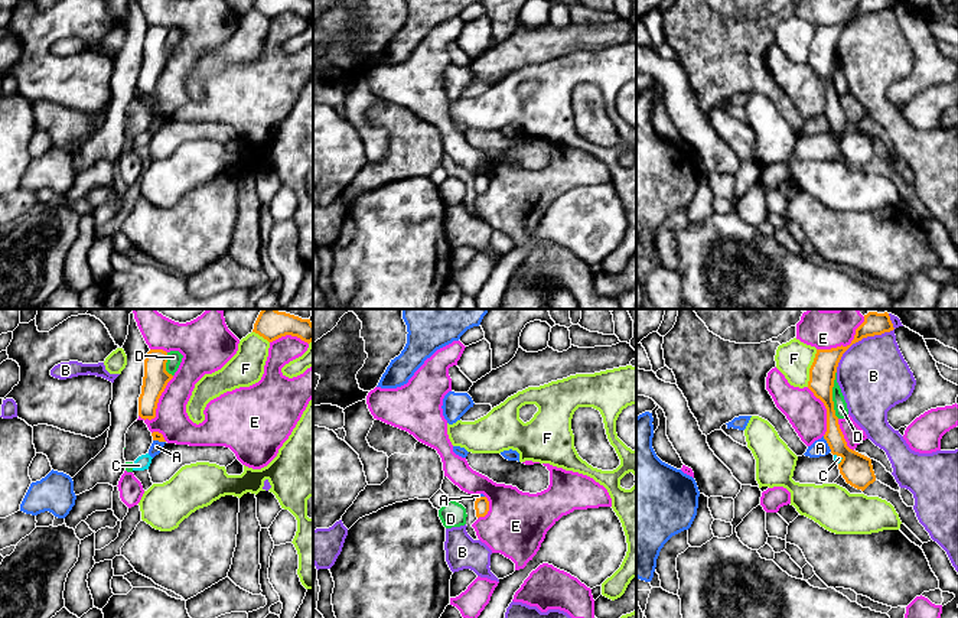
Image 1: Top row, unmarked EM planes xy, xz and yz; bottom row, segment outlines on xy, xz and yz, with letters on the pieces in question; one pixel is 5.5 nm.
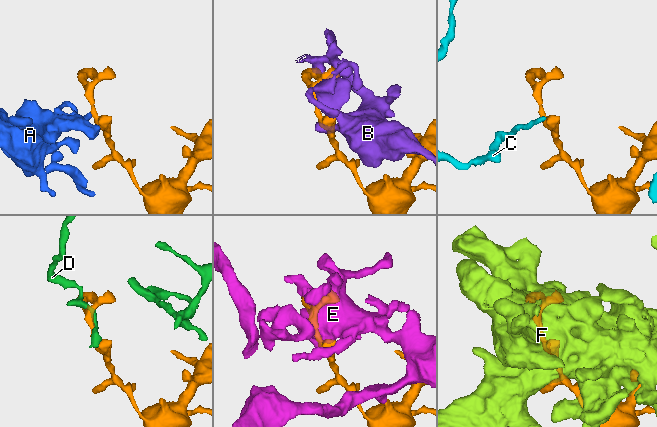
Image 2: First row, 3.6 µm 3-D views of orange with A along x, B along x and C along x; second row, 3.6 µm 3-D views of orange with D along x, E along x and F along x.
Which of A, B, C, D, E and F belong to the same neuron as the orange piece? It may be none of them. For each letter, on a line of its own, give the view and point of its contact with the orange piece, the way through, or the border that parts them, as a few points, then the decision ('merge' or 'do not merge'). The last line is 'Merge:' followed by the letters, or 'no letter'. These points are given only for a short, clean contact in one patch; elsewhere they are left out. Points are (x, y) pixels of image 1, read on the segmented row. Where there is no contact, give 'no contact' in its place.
A: contact yz (827, 442); do not merge
B: contact yz (866, 337); do not merge
C: contact yz (841, 457); border yz (834, 454), (841, 458), (838, 464); do not merge
D: contact yz (831, 394); border yz (836, 371), (833, 409), (838, 418); do not merge
E: contact yz (847, 345); do not merge
F: contact yz (810, 368); do not merge
Merge: no letter

